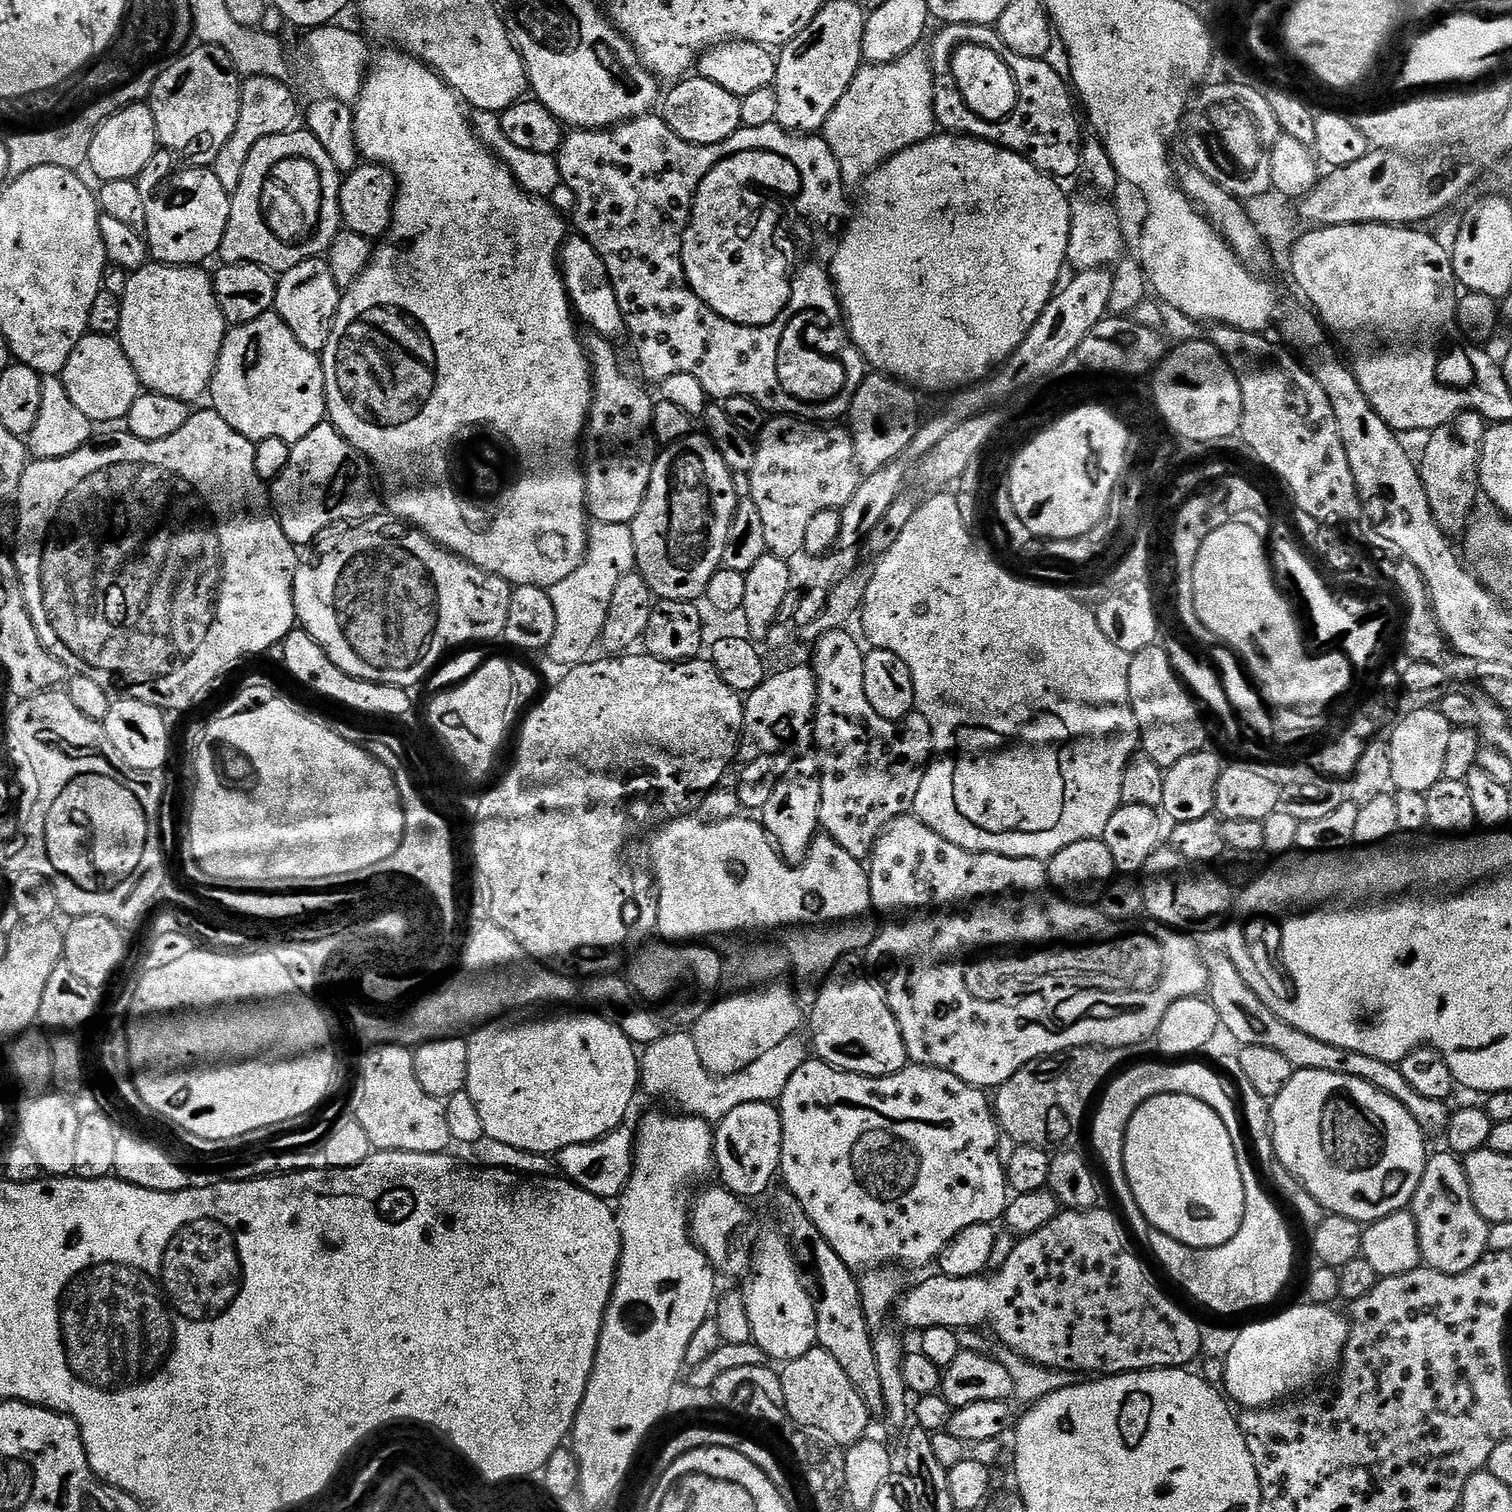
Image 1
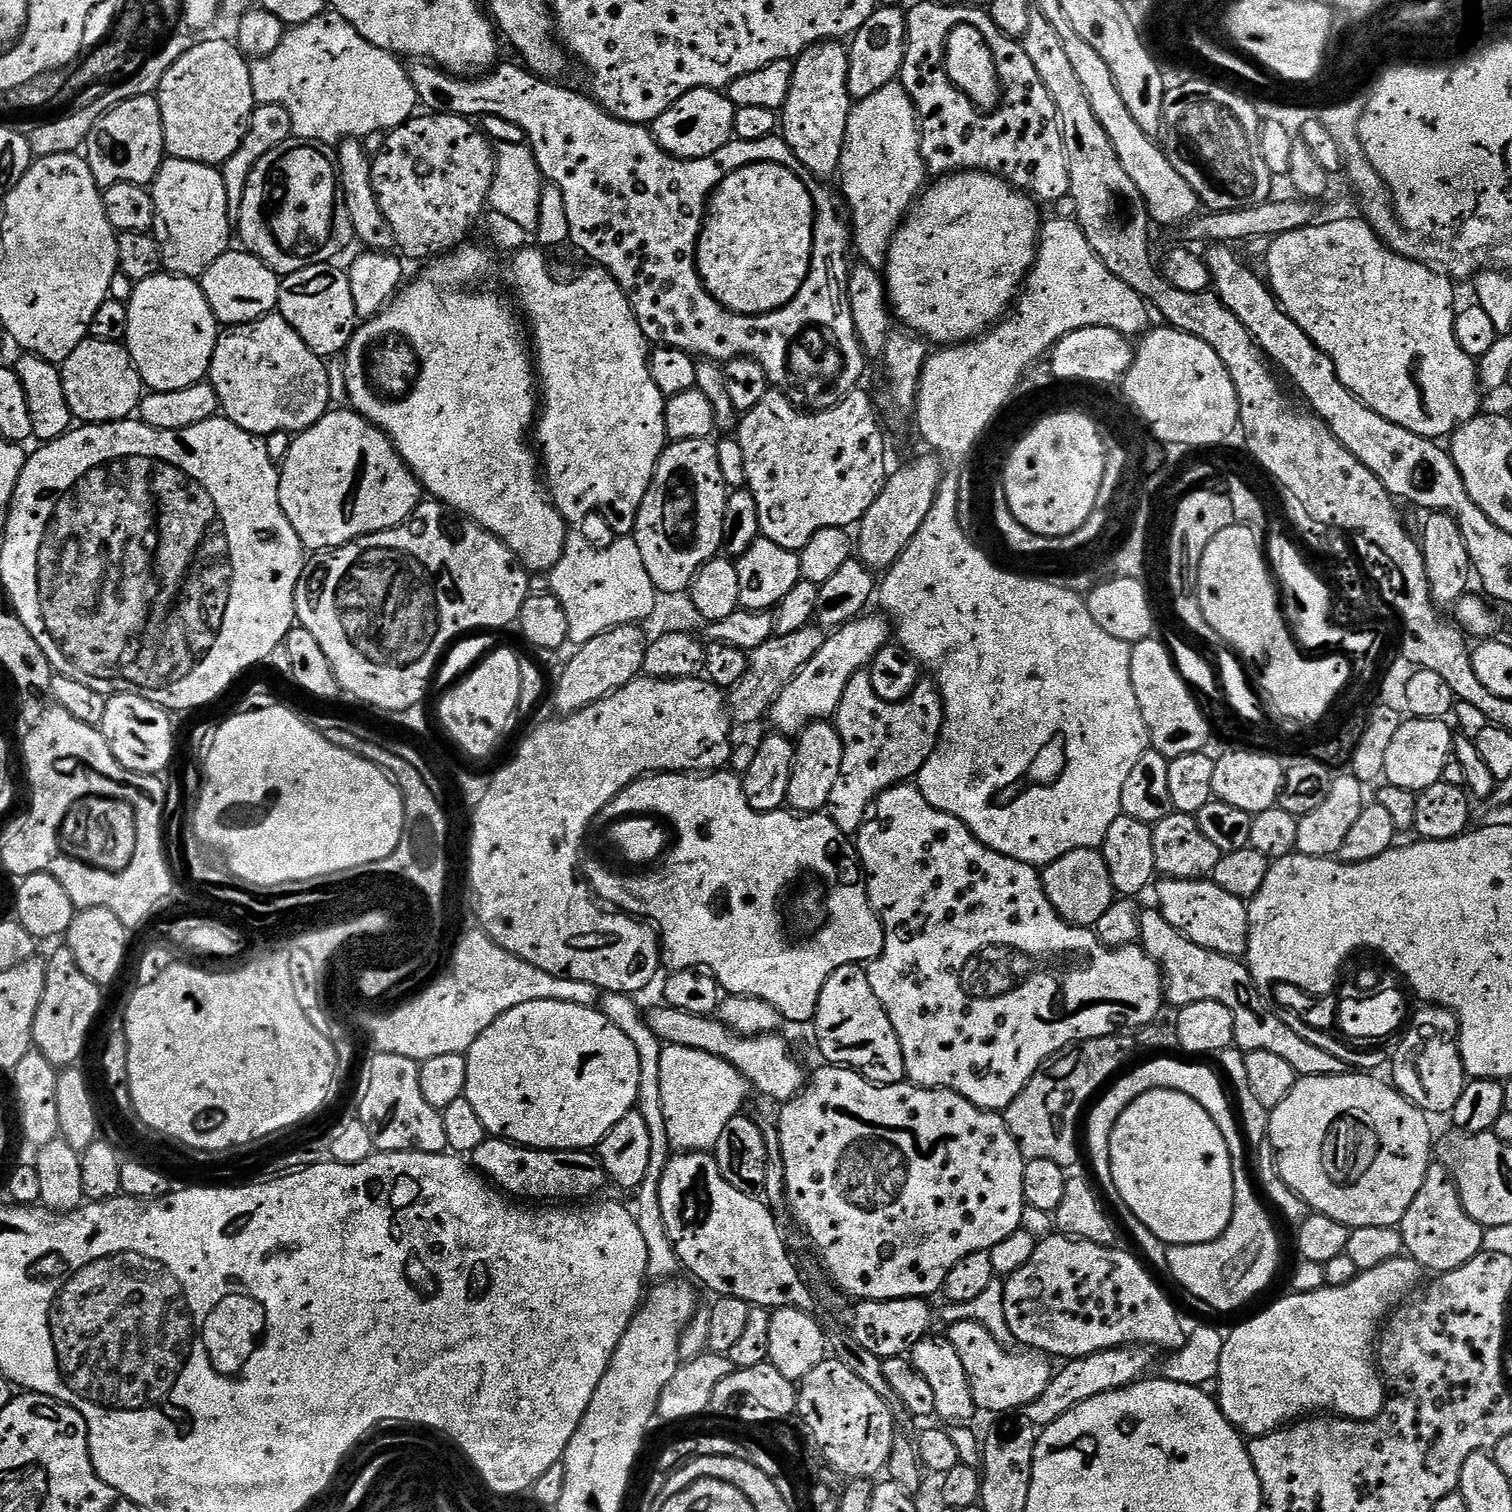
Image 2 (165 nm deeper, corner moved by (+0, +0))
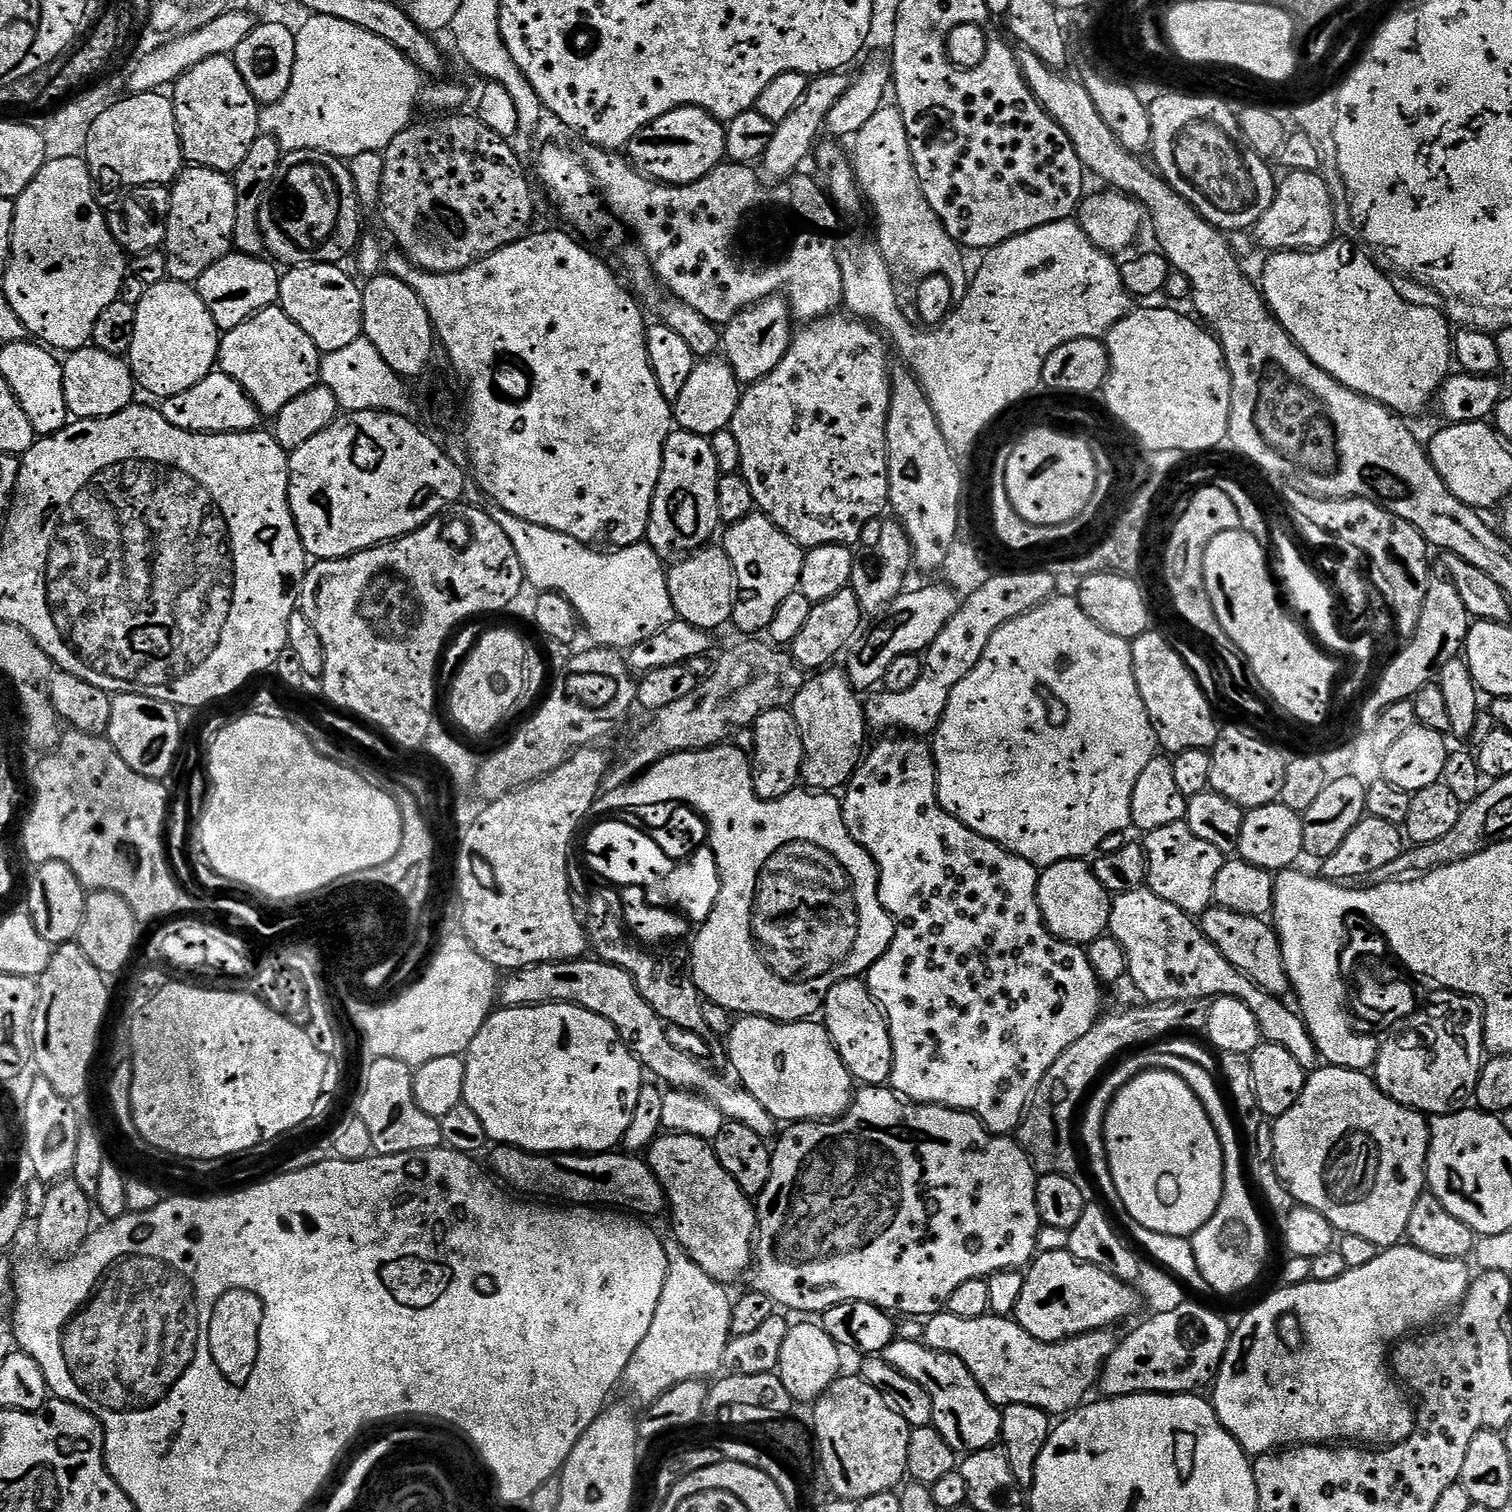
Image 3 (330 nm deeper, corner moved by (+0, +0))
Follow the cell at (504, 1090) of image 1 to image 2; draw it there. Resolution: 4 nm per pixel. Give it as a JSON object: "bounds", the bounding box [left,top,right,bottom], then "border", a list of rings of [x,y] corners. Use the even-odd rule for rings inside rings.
{"bounds":[465,1000,640,1152],"border":[[[543,1000],[542,1002],[526,1002],[522,1006],[514,1006],[514,1010],[506,1010],[493,1024],[470,1046],[466,1053],[466,1086],[465,1098],[474,1106],[478,1118],[482,1118],[482,1126],[486,1126],[489,1137],[510,1140],[514,1144],[522,1144],[526,1148],[543,1148],[554,1152],[575,1152],[577,1150],[595,1149],[606,1138],[606,1134],[626,1114],[637,1107],[638,1086],[640,1085],[640,1071],[638,1070],[638,1050],[634,1050],[634,1042],[626,1038],[610,1018],[606,1018],[599,1007],[586,1004],[571,1004],[557,1000]]]}

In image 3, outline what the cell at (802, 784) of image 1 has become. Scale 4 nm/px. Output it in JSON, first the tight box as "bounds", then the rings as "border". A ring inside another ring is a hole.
{"bounds":[790,666,870,794],"border":[[[829,666],[809,675],[790,705],[804,747],[800,779],[809,789],[829,794],[843,789],[855,774],[866,752],[864,735],[870,732],[865,705],[856,697],[857,689],[848,681],[847,671],[836,667]]]}

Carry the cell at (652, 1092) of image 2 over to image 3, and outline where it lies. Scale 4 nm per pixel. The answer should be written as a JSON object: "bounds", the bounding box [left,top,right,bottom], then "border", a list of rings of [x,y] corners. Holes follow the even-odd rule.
{"bounds":[623,1240,733,1406],"border":[[[664,1240],[666,1250],[666,1282],[662,1286],[662,1298],[658,1298],[658,1310],[654,1310],[654,1322],[650,1322],[650,1331],[642,1338],[638,1350],[634,1350],[634,1358],[630,1358],[630,1366],[626,1366],[623,1383],[628,1384],[628,1392],[643,1406],[650,1406],[666,1394],[666,1390],[674,1390],[682,1382],[691,1380],[707,1381],[708,1376],[715,1377],[723,1369],[726,1346],[732,1336],[730,1318],[732,1317],[733,1297],[721,1281],[710,1278],[694,1258],[686,1254],[683,1246],[675,1240]]]}

